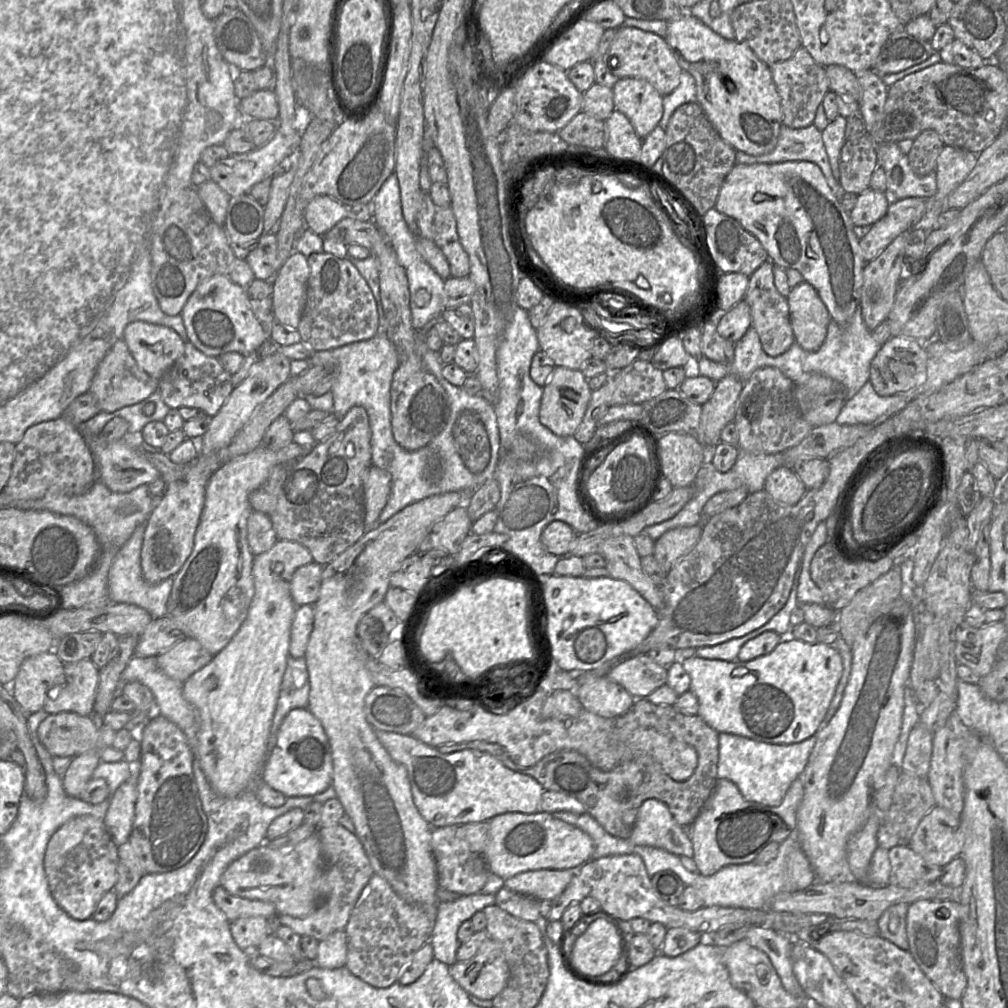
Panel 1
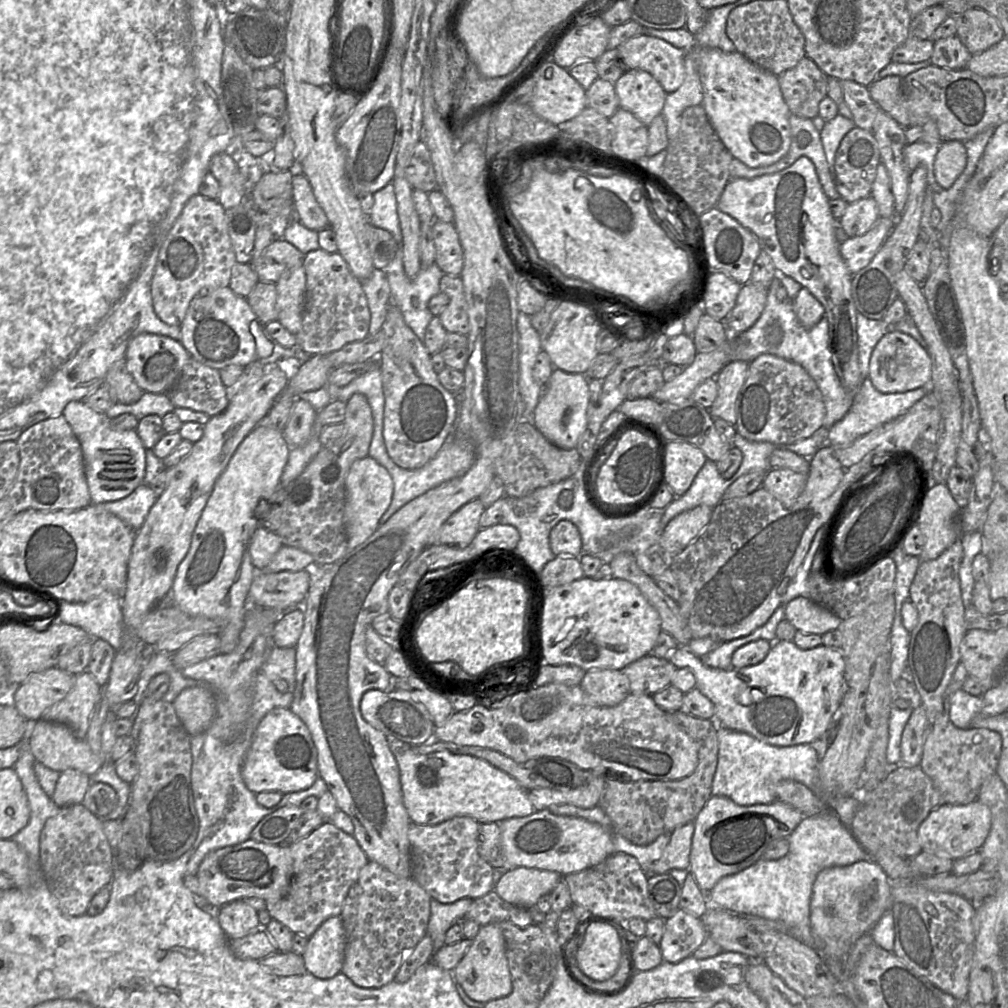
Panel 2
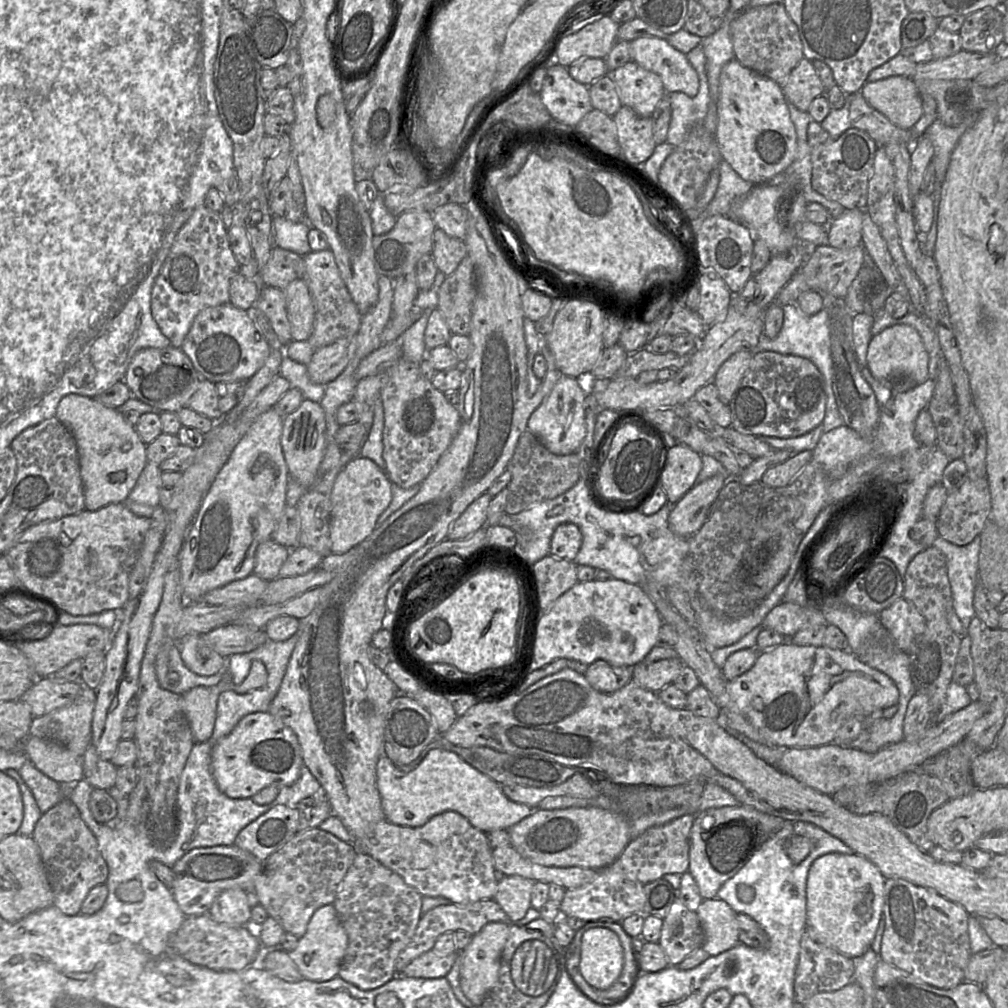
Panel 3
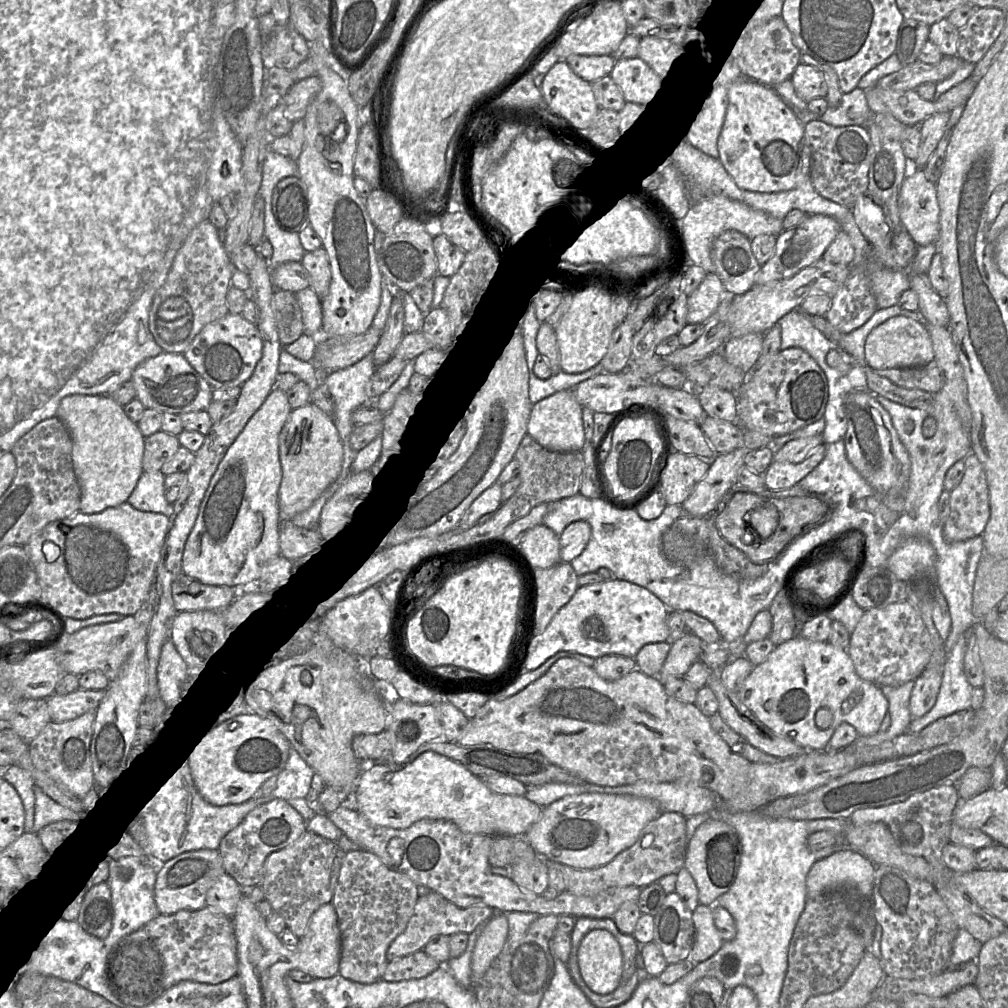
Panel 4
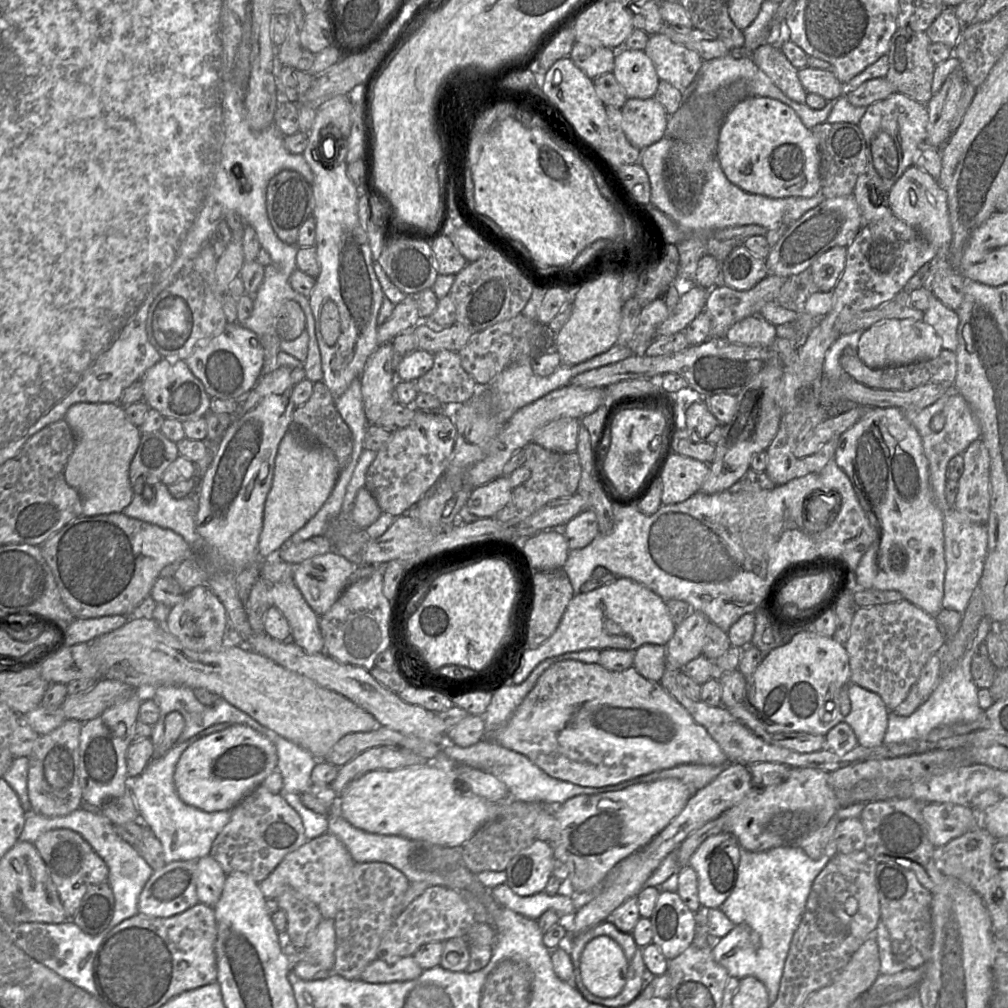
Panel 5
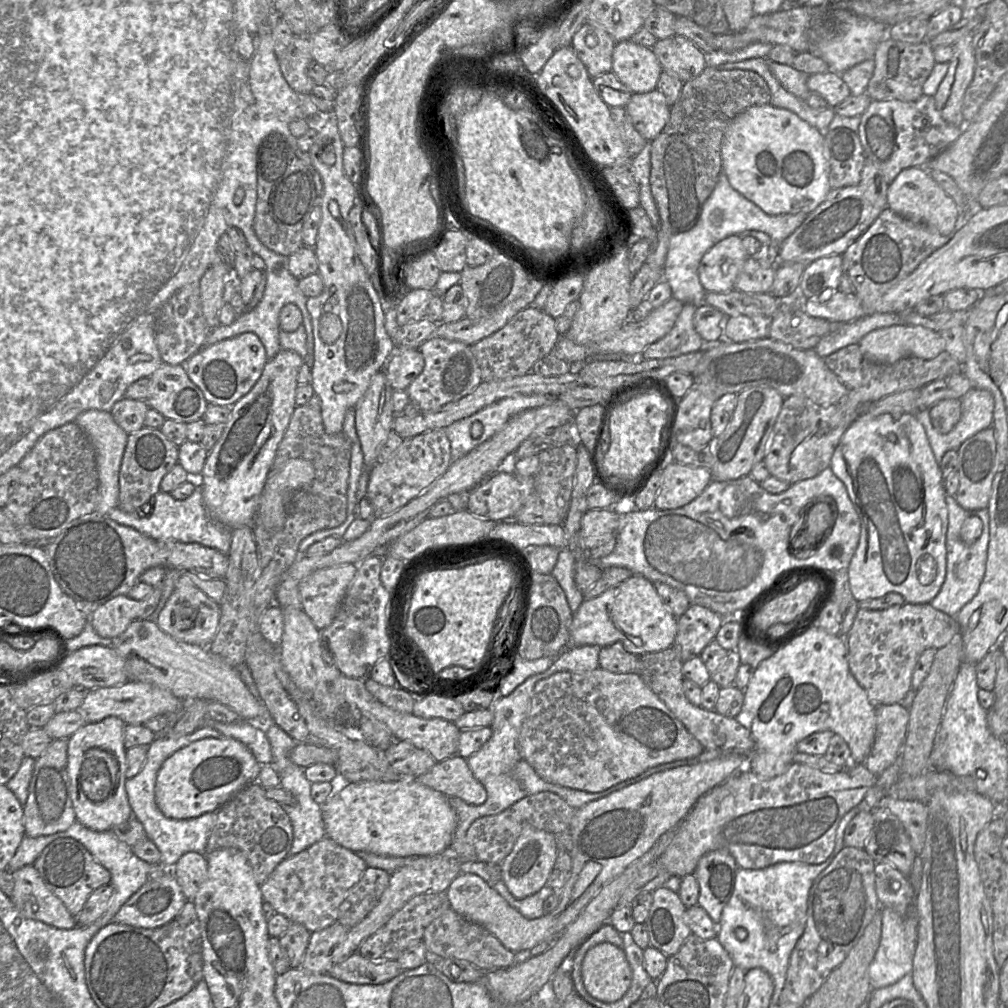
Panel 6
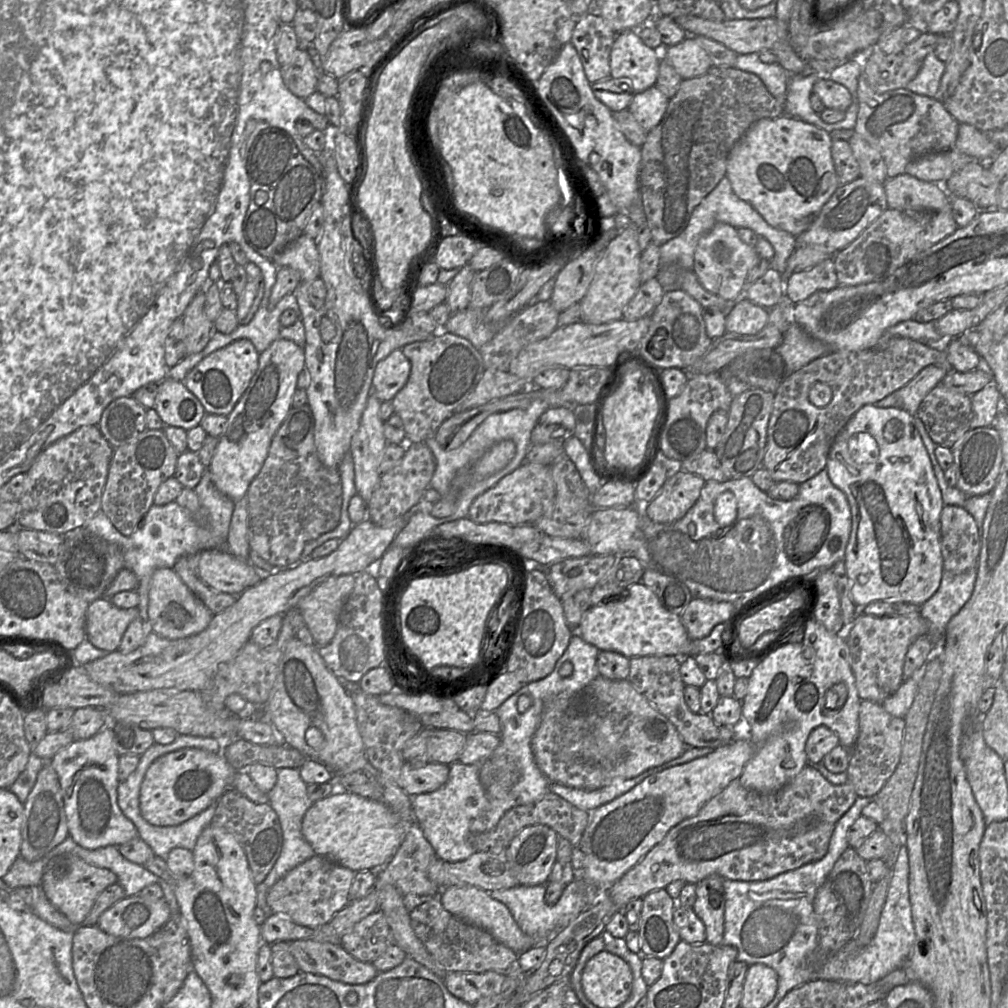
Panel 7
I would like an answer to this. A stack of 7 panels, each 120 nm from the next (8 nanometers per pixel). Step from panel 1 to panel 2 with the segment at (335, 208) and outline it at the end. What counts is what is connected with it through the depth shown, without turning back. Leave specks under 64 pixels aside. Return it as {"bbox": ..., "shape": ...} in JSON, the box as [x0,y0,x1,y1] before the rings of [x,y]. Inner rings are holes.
{"bbox":[292,171,329,232],"shape":[[[293,171],[292,201],[295,219],[306,228],[319,232],[329,227],[328,218],[317,202],[307,178],[299,171]]]}

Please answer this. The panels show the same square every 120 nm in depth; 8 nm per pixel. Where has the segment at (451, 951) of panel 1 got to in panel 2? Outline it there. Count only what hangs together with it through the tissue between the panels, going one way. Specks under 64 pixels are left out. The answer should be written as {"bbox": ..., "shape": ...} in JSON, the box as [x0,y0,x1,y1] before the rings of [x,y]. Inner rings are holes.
{"bbox":[427,898,473,953],"shape":[[[461,898],[453,903],[442,903],[431,899],[427,934],[433,941],[434,953],[445,945],[445,936],[448,929],[456,922],[464,920],[473,900]]]}

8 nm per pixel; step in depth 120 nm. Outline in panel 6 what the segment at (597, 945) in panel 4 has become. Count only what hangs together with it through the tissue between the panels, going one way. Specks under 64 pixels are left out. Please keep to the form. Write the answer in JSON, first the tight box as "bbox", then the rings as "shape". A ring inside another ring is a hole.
{"bbox":[582,942,632,1003],"shape":[[[609,942],[589,949],[582,963],[582,979],[588,993],[602,1002],[611,1003],[622,998],[632,979],[623,949]]]}

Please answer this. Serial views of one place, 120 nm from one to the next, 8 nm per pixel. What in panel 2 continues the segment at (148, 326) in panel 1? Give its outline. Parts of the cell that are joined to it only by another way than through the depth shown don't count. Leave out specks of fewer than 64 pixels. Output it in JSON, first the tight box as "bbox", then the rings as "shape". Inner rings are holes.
{"bbox":[125,333,190,394],"shape":[[[142,333],[130,341],[125,363],[127,371],[144,392],[158,394],[167,393],[175,385],[190,357],[180,341],[163,335]]]}

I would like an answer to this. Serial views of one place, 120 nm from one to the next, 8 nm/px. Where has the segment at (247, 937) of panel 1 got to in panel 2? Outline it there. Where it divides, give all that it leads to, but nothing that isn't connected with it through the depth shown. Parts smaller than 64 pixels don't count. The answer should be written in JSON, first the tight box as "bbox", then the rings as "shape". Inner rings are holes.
{"bbox":[217,900,260,939],"shape":[[[245,900],[222,906],[217,920],[230,939],[245,937],[260,928],[258,912]]]}

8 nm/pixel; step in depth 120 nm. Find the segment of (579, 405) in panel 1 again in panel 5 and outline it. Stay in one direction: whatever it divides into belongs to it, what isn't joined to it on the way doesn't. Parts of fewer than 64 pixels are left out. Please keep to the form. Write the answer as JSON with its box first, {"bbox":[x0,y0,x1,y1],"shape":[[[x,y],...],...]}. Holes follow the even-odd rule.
{"bbox":[533,418,580,452],"shape":[[[560,418],[536,430],[533,442],[550,451],[575,452],[579,427],[580,419]]]}

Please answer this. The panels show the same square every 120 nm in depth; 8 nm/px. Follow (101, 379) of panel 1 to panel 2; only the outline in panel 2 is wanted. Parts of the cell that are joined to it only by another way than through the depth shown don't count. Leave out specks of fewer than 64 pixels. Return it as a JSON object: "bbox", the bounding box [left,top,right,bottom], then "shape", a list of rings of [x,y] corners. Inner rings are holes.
{"bbox":[104,359,145,404],"shape":[[[125,359],[113,364],[106,374],[104,385],[116,404],[133,404],[145,393],[127,371]]]}

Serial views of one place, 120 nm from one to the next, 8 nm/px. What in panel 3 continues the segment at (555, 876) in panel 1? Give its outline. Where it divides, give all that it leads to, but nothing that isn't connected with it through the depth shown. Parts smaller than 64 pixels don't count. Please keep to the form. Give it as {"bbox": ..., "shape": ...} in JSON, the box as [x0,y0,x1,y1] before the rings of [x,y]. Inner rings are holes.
{"bbox":[494,875,535,923],"shape":[[[506,875],[498,882],[494,899],[512,923],[523,918],[531,907],[531,892],[535,882],[519,875]]]}

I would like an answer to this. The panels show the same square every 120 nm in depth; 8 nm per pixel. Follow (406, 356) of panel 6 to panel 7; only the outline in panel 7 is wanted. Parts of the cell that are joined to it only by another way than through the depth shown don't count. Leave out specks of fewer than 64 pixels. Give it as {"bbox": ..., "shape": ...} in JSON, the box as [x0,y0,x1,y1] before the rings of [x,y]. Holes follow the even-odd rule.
{"bbox":[372,349,411,401],"shape":[[[402,349],[392,351],[375,368],[372,379],[372,393],[381,401],[392,400],[407,383],[411,363]]]}

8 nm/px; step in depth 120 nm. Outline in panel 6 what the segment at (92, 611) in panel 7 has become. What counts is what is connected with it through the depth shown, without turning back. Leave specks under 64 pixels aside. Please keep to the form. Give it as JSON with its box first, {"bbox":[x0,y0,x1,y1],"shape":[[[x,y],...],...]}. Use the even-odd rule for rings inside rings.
{"bbox":[89,585,161,640],"shape":[[[161,585],[143,600],[119,595],[99,606],[89,616],[89,621],[98,635],[116,640],[131,622],[147,619],[155,611],[161,596]]]}

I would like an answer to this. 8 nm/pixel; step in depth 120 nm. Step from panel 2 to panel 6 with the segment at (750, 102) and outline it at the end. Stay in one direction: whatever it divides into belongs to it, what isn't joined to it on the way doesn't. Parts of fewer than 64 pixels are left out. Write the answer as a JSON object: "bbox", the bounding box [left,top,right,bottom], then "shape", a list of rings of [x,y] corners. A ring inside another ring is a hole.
{"bbox":[721,104,831,215],"shape":[[[771,104],[752,106],[738,116],[728,126],[721,145],[722,171],[725,173],[730,185],[746,199],[750,200],[769,215],[795,214],[803,212],[806,215],[816,209],[826,198],[831,190],[829,184],[829,163],[824,133],[802,120],[795,113],[778,108]]]}

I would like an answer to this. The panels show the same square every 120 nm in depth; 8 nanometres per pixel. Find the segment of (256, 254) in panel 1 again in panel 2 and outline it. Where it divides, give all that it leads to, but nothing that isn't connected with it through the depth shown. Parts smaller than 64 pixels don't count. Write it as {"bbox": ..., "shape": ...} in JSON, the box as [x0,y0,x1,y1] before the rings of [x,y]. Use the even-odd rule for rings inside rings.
{"bbox":[250,238,304,284],"shape":[[[275,238],[250,264],[259,281],[275,284],[285,271],[301,266],[304,256],[288,241]]]}

